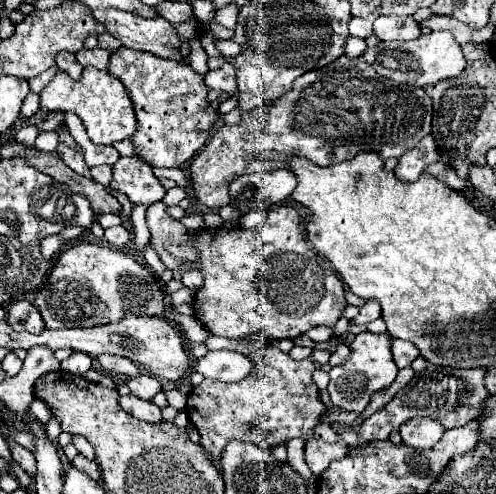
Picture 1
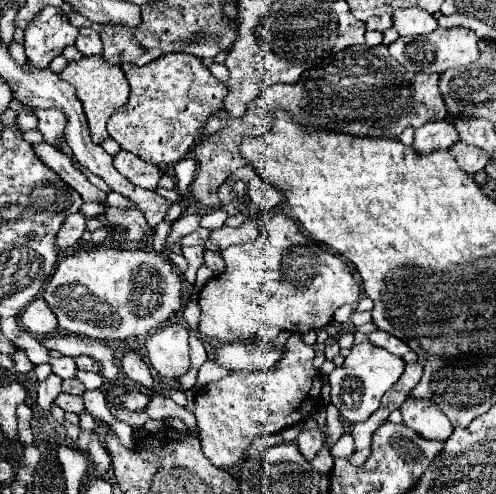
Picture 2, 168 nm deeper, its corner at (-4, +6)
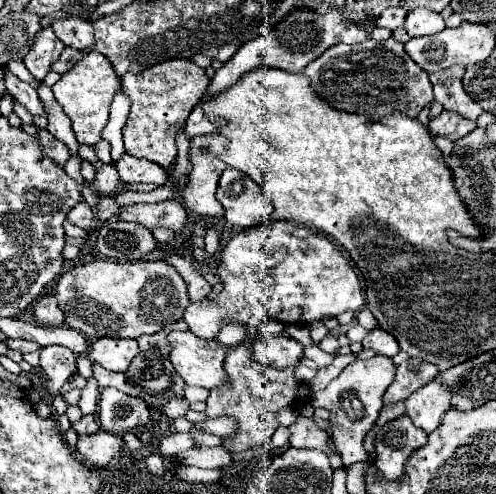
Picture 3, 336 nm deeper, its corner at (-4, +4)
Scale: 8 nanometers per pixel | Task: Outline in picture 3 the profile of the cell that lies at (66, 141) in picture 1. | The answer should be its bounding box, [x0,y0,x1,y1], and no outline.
[5,72,47,118]

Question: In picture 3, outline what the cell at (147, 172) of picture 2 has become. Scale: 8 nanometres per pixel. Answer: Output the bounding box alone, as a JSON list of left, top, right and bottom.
[115,154,169,186]

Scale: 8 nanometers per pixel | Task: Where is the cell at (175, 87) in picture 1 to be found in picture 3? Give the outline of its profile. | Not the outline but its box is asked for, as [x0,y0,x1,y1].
[121,60,211,168]

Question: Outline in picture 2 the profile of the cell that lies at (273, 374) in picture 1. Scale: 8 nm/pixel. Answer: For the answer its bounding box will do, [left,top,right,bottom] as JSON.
[195,334,323,468]

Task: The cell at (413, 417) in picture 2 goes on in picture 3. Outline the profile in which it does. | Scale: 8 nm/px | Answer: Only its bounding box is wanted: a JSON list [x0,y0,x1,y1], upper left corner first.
[405,380,451,434]

